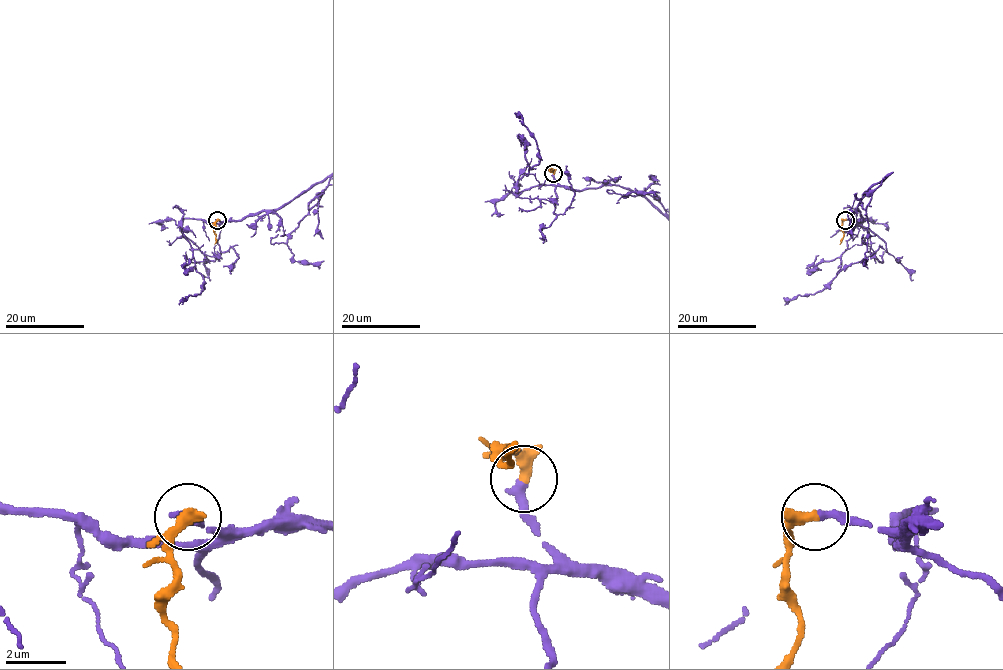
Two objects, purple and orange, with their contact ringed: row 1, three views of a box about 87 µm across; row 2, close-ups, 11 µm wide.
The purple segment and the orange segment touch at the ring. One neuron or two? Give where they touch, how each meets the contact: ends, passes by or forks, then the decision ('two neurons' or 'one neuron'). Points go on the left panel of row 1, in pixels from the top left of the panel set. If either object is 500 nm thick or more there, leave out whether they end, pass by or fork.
(217, 220) | purple ends | orange ends | one neuron

